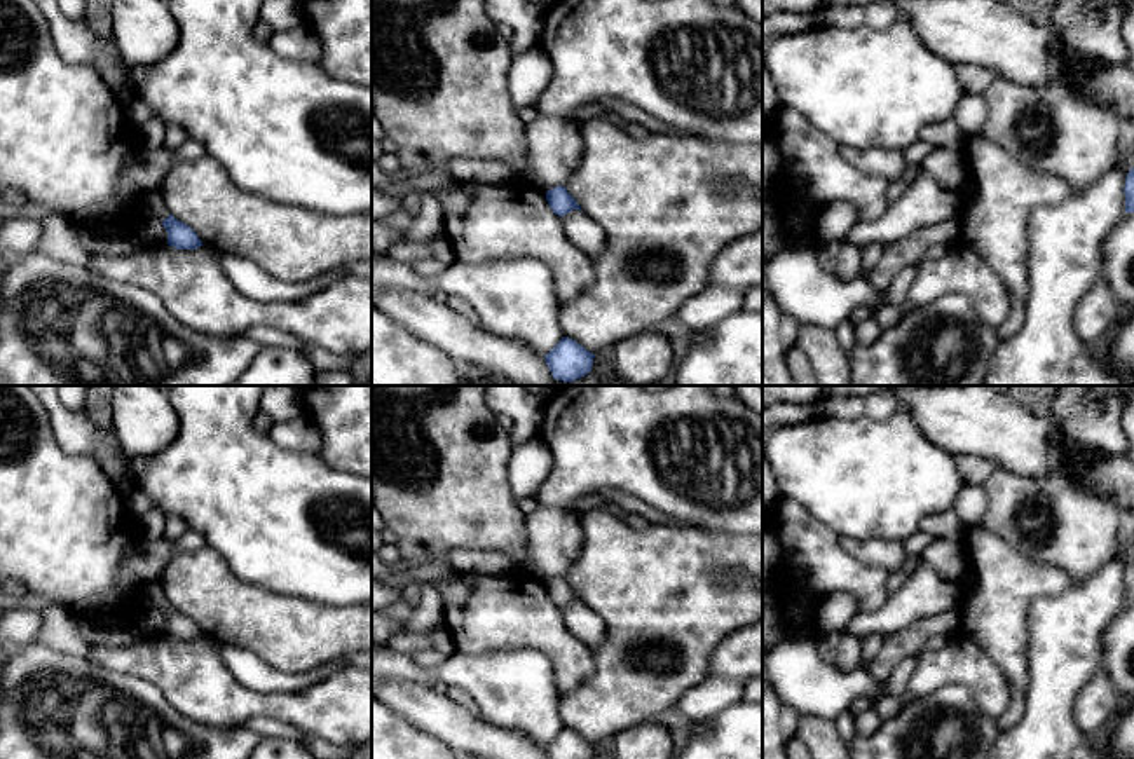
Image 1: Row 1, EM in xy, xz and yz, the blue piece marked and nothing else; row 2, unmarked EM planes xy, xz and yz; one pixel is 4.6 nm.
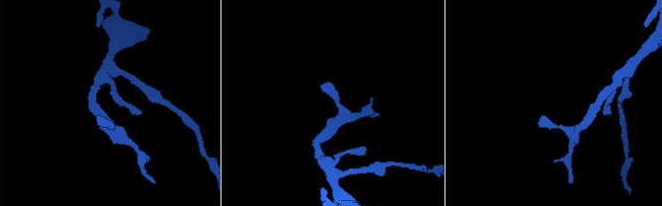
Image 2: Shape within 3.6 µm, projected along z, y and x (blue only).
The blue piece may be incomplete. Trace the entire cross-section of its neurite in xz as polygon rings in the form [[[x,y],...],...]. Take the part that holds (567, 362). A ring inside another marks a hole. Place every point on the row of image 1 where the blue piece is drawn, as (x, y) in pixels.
[[[562,340],[544,356],[544,361],[557,380],[572,382],[591,372],[595,354],[576,340]]]

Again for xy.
[[[169,215],[166,220],[161,222],[167,232],[167,244],[176,250],[197,250],[202,246],[202,241],[197,234],[183,222],[176,220]]]

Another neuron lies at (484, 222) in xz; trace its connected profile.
[[[455,181],[436,194],[445,218],[445,236],[455,260],[464,265],[529,256],[546,263],[553,274],[558,300],[570,302],[588,291],[595,281],[591,258],[576,248],[558,215],[546,201],[546,192],[527,181],[511,185],[485,185]]]

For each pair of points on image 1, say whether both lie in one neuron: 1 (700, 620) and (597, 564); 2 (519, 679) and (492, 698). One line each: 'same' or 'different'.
1: same
2: same

